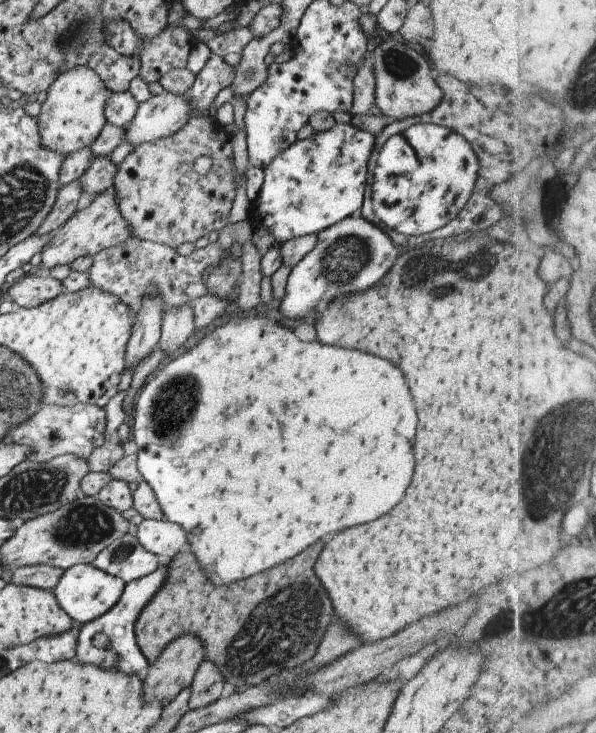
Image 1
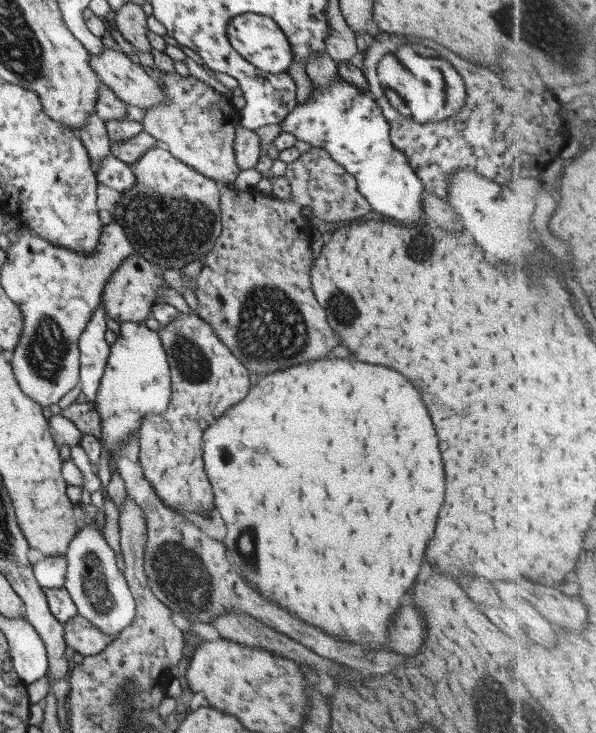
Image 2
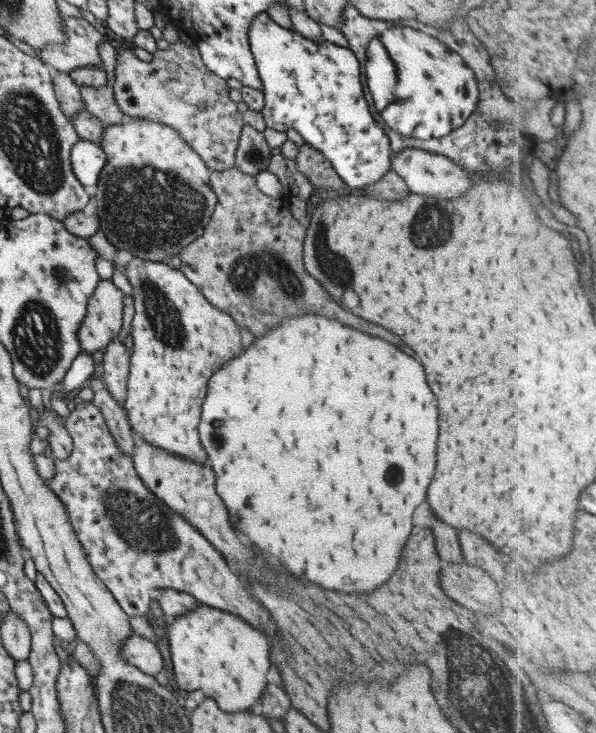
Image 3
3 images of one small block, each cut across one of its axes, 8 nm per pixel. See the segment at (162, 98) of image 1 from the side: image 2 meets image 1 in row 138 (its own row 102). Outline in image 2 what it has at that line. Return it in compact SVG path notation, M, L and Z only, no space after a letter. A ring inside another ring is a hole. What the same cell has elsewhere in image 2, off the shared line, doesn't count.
M103 47L101 52L98 52L96 55L90 54L88 63L93 69L93 72L97 75L100 83L104 84L113 92L121 102L145 110L145 108L157 106L159 101L162 101L162 92L160 87L158 87L158 83L139 67L137 61L127 56L119 49Z

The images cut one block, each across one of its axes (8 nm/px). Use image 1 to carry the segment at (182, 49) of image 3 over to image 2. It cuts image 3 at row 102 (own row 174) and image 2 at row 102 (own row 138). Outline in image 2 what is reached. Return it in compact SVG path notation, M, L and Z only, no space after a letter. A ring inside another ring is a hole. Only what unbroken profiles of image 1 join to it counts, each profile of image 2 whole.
M162 71L157 83L162 92L162 101L159 101L157 106L143 110L143 117L140 120L142 130L157 140L163 148L171 153L173 158L190 166L195 172L213 179L215 182L232 183L240 171L234 161L233 150L235 127L240 120L238 112L229 102L229 98L193 76L181 77L175 71Z

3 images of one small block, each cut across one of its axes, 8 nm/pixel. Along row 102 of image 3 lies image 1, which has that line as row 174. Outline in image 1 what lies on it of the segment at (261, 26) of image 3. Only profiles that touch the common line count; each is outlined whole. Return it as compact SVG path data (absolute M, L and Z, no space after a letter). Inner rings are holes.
M351 123L336 124L325 131L314 131L305 140L295 140L289 144L277 157L269 162L263 169L263 184L247 212L247 222L255 231L256 228L265 227L275 244L279 246L294 237L305 234L318 234L321 230L340 222L350 216L355 210L361 209L363 192L366 182L366 165L374 148L376 135L363 132Z

